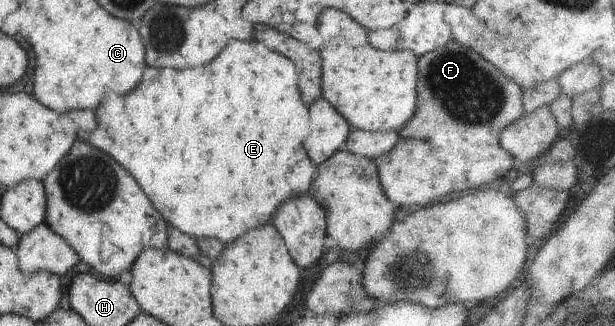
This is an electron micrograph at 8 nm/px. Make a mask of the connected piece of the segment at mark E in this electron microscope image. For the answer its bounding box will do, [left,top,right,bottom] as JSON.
[68,41,317,244]

